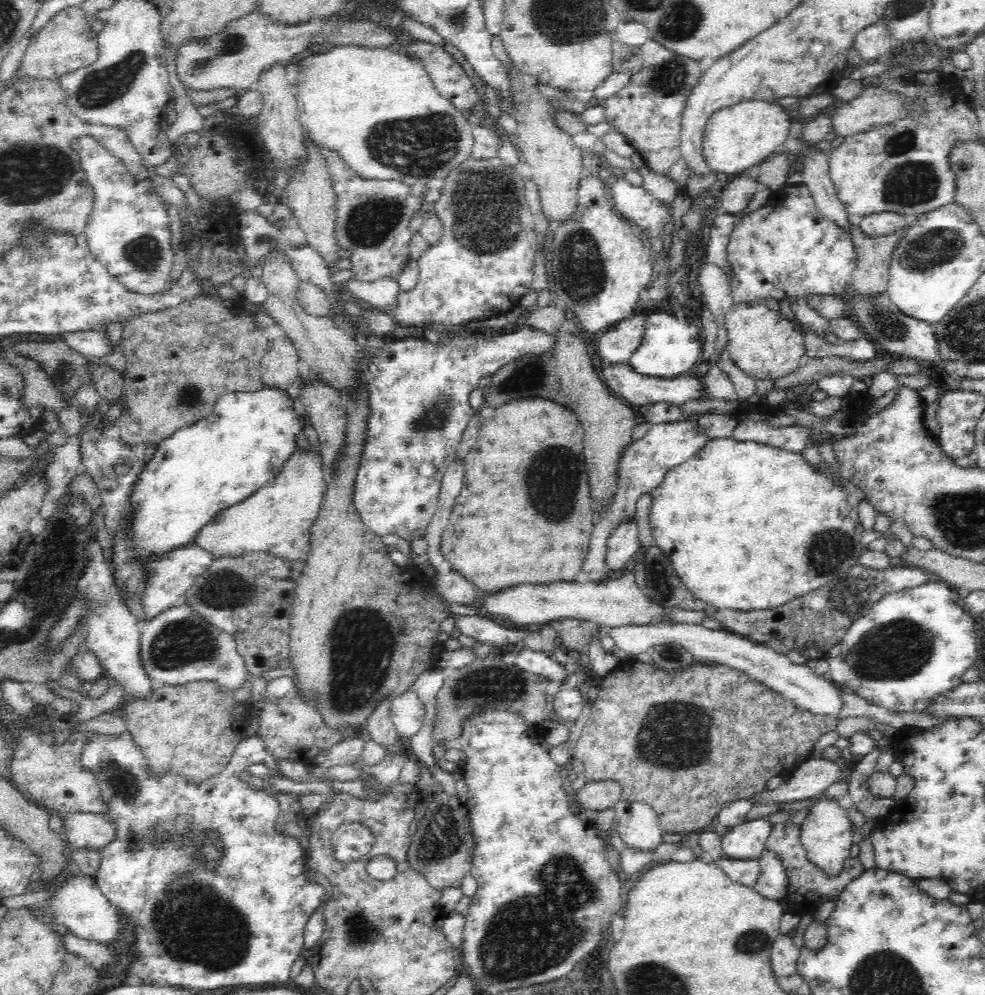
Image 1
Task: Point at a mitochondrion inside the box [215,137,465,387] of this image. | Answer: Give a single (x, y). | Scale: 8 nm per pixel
(371, 220)

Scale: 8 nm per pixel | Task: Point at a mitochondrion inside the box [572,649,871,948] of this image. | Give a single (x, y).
(673, 736)

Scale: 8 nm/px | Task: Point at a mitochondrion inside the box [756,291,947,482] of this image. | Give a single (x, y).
(886, 323)

